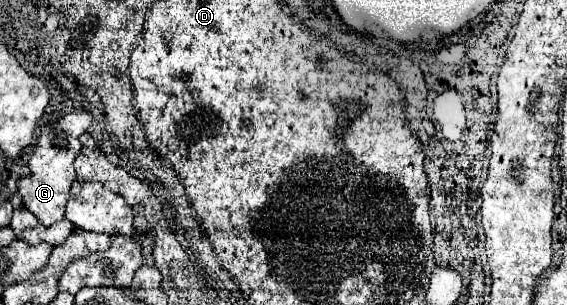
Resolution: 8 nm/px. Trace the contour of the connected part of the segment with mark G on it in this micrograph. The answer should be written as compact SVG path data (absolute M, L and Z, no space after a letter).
M75 109L65 117L57 119L53 125L43 125L39 139L29 157L28 167L31 173L17 181L19 195L23 197L23 205L47 227L65 217L69 189L76 179L74 161L81 151L79 137L91 127L91 121L93 121L93 115L89 111Z

